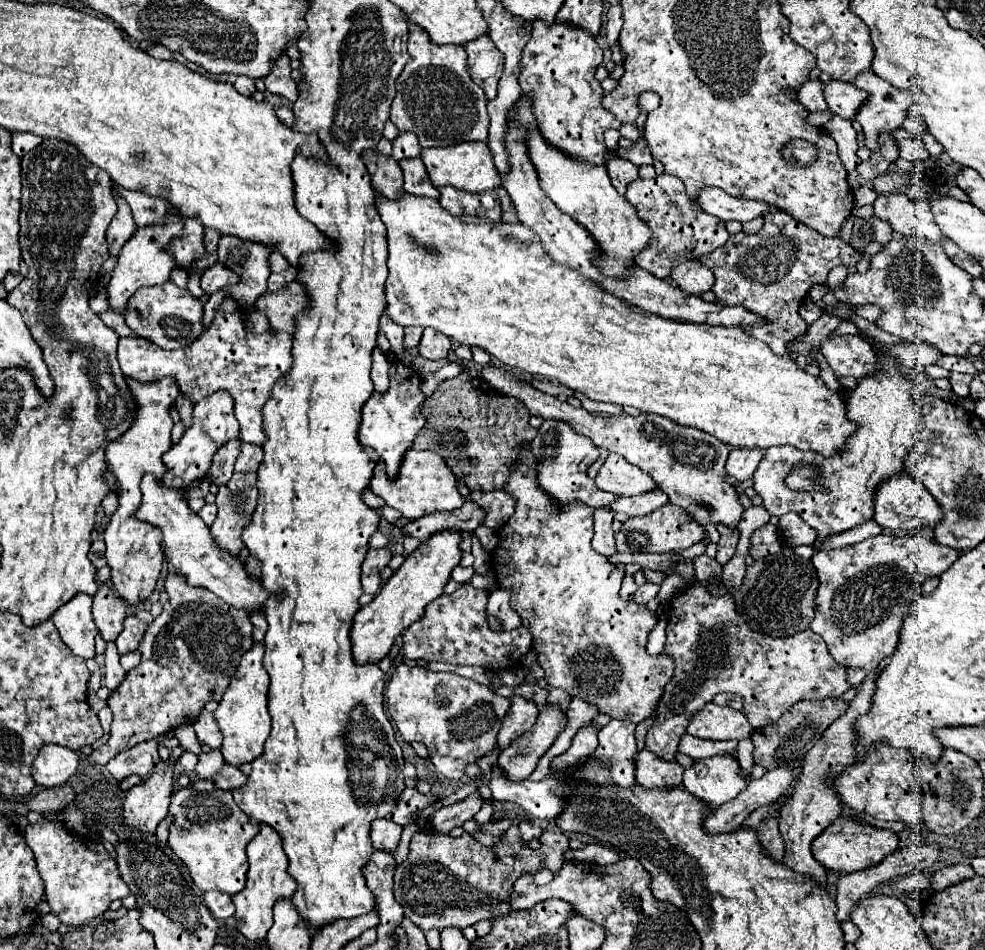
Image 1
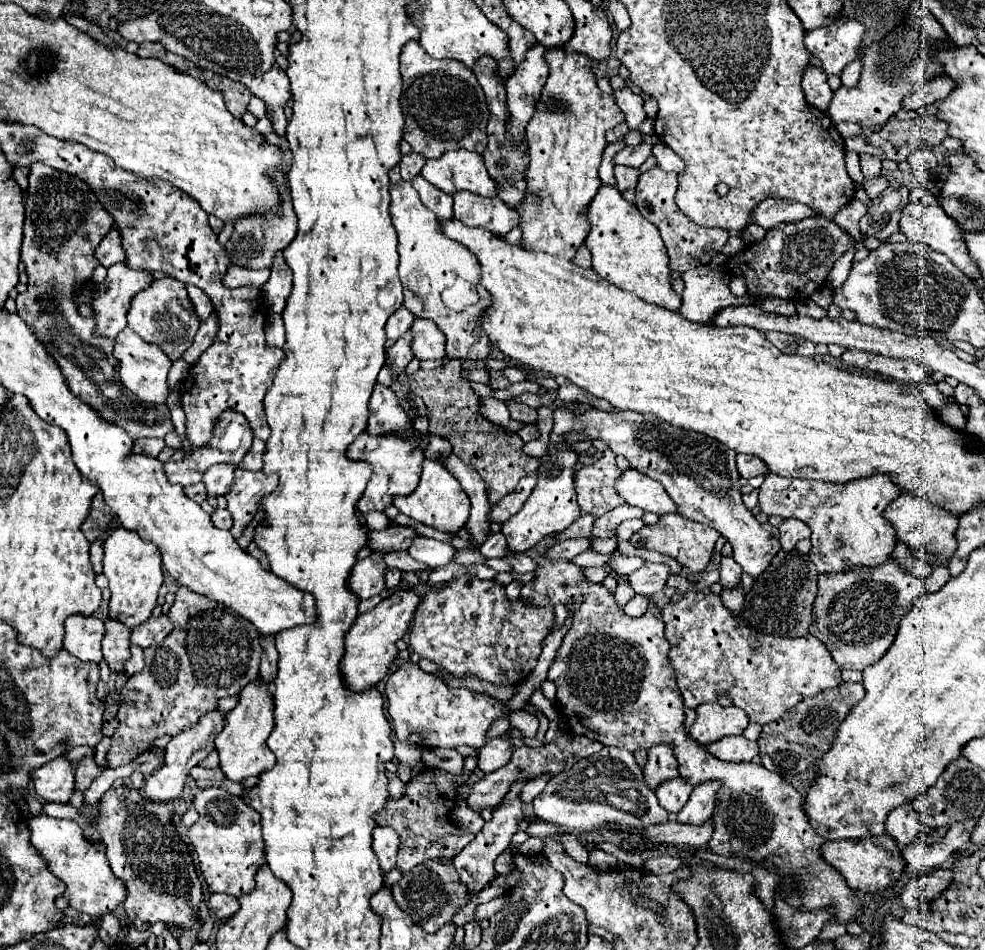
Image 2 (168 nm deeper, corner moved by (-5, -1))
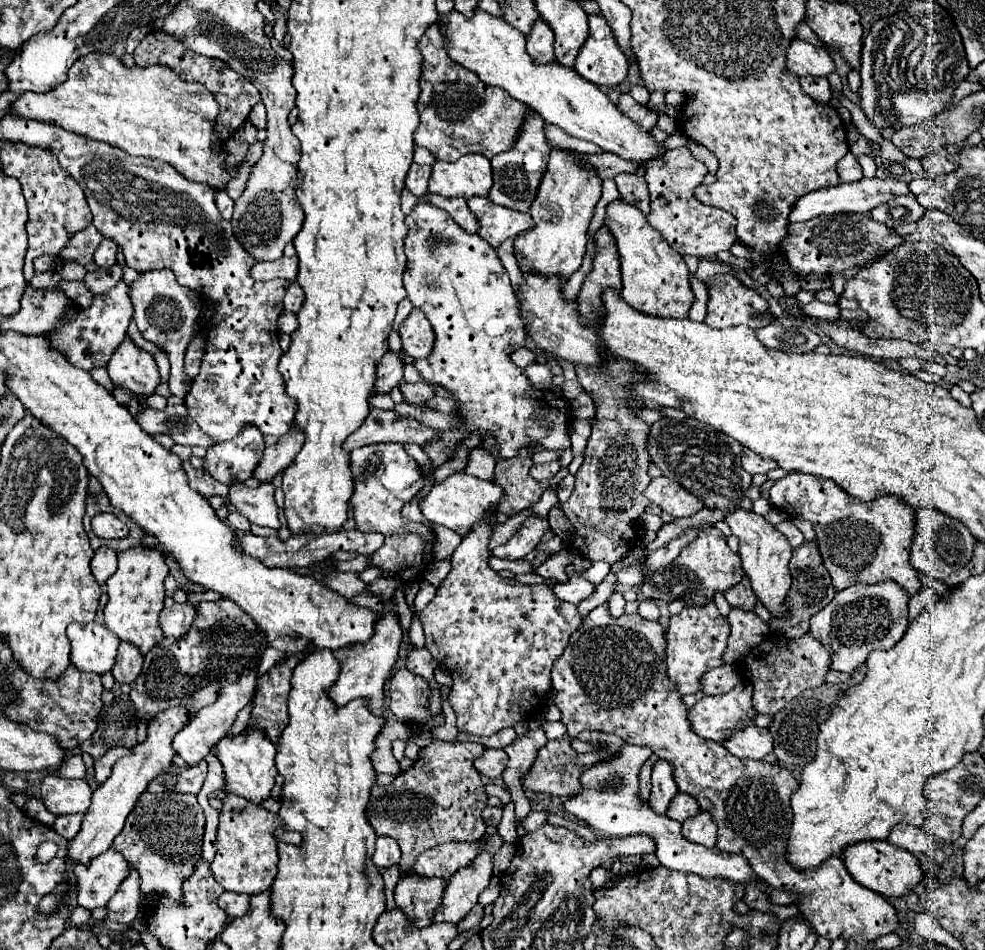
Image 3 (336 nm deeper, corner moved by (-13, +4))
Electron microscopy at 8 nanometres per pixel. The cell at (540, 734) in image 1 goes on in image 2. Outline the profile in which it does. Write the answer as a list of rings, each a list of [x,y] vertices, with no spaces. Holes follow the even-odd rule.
[[[518,780],[518,782],[512,784],[512,790],[502,800],[504,806],[498,806],[498,810],[494,812],[494,818],[490,822],[486,822],[484,828],[480,830],[480,834],[476,834],[476,838],[454,858],[454,868],[458,872],[458,878],[460,878],[462,884],[466,884],[466,888],[470,888],[470,892],[478,894],[496,876],[494,860],[498,858],[498,854],[502,854],[510,846],[510,840],[516,832],[516,826],[522,820],[522,810],[520,810],[522,802],[518,798],[522,786],[524,786],[524,780]]]

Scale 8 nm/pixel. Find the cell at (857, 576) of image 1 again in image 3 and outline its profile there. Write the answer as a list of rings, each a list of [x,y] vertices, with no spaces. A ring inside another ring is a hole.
[[[892,579],[880,583],[856,583],[836,591],[836,597],[810,619],[810,633],[830,651],[832,669],[850,673],[864,665],[870,651],[892,649],[902,639],[908,629],[908,601],[910,595],[906,589]]]

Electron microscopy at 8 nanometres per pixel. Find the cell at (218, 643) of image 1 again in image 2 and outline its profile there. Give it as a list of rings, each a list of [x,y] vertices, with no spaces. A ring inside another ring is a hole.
[[[184,586],[176,592],[176,602],[172,604],[168,618],[174,624],[172,634],[158,646],[144,650],[144,670],[130,676],[120,694],[120,726],[112,736],[112,746],[108,750],[108,768],[118,768],[132,762],[140,752],[150,748],[152,740],[160,736],[176,736],[178,732],[194,726],[202,714],[218,708],[220,698],[238,694],[246,684],[258,678],[262,646],[254,624],[250,624],[246,618],[238,616],[224,604],[216,604],[206,596],[190,592]]]

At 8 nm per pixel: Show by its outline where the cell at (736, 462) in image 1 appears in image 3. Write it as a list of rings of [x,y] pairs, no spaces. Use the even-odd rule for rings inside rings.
[[[744,449],[744,453],[742,453],[742,467],[744,467],[750,475],[754,475],[754,473],[768,473],[770,469],[776,467],[776,463],[762,459],[758,453],[754,453],[754,451],[750,451],[750,449]]]

